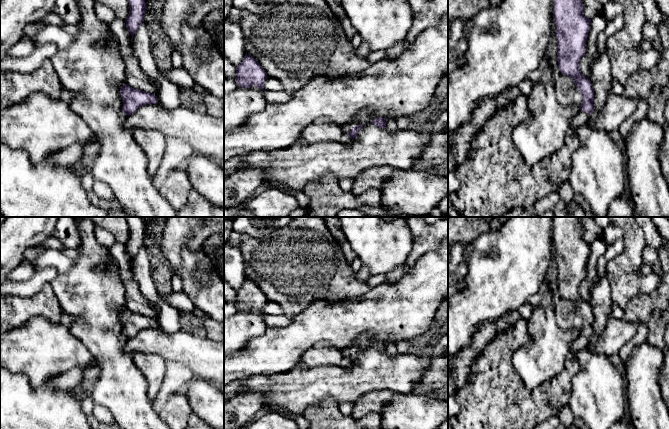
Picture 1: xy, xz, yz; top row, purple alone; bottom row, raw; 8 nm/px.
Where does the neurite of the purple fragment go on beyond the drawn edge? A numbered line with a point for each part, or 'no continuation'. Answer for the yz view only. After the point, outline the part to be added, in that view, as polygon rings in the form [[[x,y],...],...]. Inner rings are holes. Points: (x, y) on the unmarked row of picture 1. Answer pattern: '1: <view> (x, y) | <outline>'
1: yz (581, 341) | [[[579,334],[579,336],[572,341],[571,344],[571,352],[574,357],[574,355],[583,348],[586,348],[589,344],[590,338]]]

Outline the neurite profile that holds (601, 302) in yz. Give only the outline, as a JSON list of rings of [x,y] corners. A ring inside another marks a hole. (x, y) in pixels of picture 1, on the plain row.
[[[599,277],[592,286],[589,304],[594,314],[594,335],[590,338],[588,346],[574,355],[579,363],[579,371],[572,378],[572,393],[567,405],[574,416],[581,418],[589,429],[611,429],[613,424],[627,416],[626,381],[609,357],[599,355],[591,349],[611,317],[613,300],[608,277]]]

